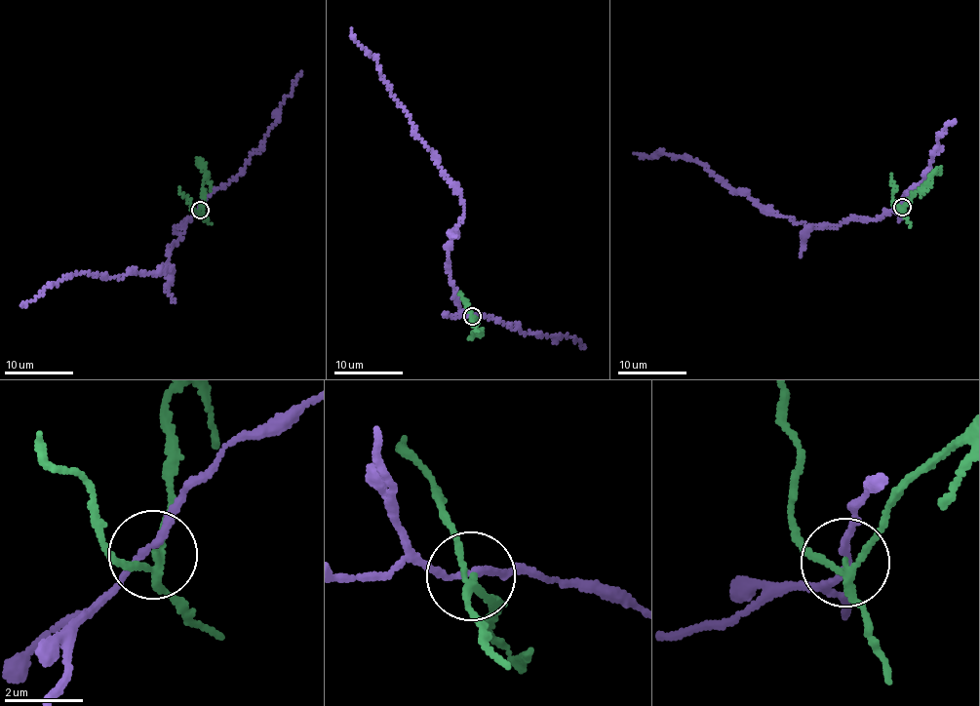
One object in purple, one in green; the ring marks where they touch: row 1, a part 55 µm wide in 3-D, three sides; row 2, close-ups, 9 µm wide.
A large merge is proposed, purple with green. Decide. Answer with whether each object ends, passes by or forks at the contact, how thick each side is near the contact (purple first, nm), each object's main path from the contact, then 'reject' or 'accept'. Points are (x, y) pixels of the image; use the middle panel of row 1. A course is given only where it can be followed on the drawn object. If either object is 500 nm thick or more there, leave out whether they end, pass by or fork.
purple passes by; green forks; calibres 150 and 140 nm; course purple (472, 315), (458, 307), (448, 259), (463, 214), (460, 190), (417, 137), (376, 58), (350, 28); course green (472, 316), (477, 324), (477, 331), (469, 340); reject

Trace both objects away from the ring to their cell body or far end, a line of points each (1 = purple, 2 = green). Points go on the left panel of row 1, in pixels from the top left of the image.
1: (200, 209), (169, 253), (170, 271), (136, 271), (109, 279), (80, 273), (20, 306)
2: (200, 211), (205, 189), (204, 173), (197, 165)

